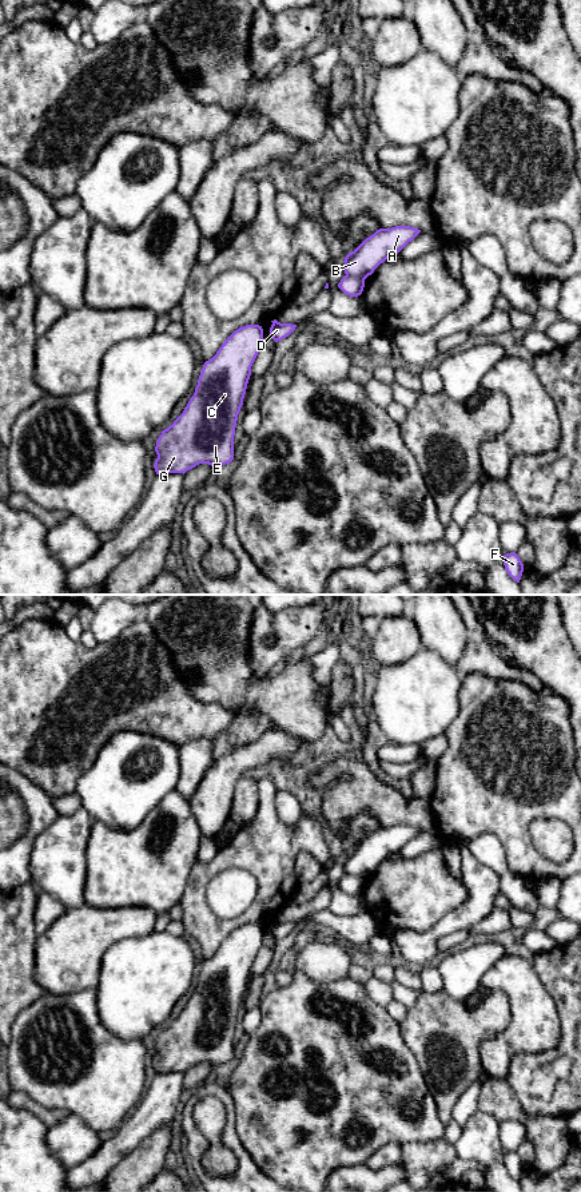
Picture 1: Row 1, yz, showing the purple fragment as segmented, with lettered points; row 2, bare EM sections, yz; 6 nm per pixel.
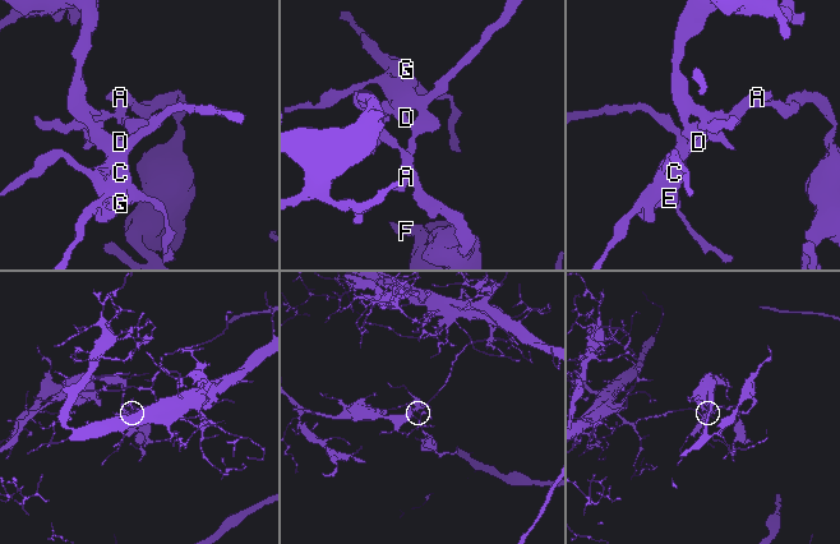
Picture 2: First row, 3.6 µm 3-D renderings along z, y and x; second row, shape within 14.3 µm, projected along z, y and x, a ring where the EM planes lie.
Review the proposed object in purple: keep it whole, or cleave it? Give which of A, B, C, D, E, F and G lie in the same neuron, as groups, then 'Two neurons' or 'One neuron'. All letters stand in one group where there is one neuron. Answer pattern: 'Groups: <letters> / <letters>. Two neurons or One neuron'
Groups: A B D F / C E G. Two neurons

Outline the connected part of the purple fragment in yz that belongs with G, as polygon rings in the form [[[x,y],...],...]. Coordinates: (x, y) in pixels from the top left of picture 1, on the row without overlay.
[[[246,923],[204,961],[194,994],[156,1040],[156,1073],[184,1073],[199,1062],[219,1065],[234,1058],[238,1013],[262,942],[262,925]]]

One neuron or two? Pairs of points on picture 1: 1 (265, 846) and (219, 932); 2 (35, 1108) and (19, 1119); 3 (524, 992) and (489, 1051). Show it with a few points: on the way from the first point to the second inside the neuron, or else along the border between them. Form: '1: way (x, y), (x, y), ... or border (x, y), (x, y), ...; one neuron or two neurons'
1: way (266, 870), (266, 898), (243, 918); one neuron
2: border (14, 1107), (28, 1109), (47, 1125); two neurons
3: way (524, 1008), (524, 1022), (505, 1041); one neuron

